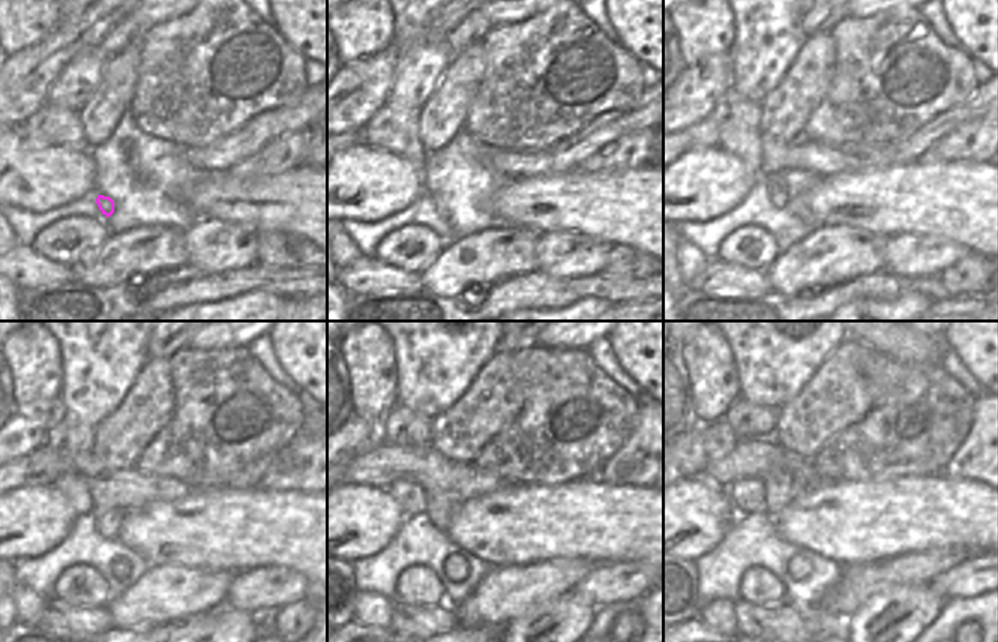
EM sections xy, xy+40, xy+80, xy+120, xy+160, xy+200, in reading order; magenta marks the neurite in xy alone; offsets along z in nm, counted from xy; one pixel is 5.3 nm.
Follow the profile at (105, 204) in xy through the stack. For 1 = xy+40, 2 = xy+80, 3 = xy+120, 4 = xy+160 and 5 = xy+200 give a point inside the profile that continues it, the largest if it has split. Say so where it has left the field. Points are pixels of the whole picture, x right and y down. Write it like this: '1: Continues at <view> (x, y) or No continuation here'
1: Continues at xy+40 (440, 204)
2: Continues at xy+80 (778, 194)
3: Continues at xy+120 (107, 518)
4: Continues at xy+160 (440, 512)
5: Continues at xy+200 (779, 489)

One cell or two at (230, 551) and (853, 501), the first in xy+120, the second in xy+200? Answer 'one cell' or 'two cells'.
one cell

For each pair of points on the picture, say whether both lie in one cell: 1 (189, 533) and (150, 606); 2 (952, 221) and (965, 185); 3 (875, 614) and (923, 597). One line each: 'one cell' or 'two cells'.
1: two cells
2: one cell
3: one cell

